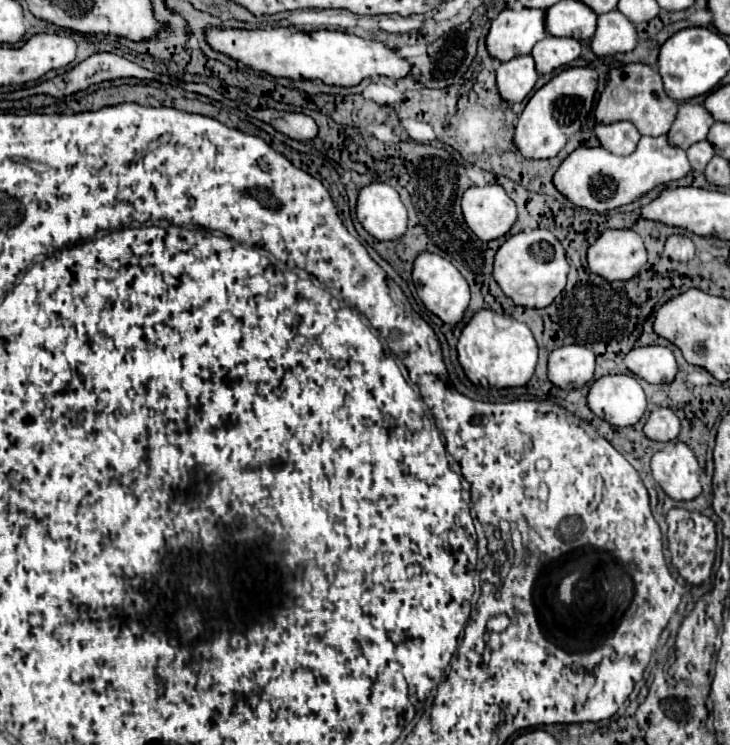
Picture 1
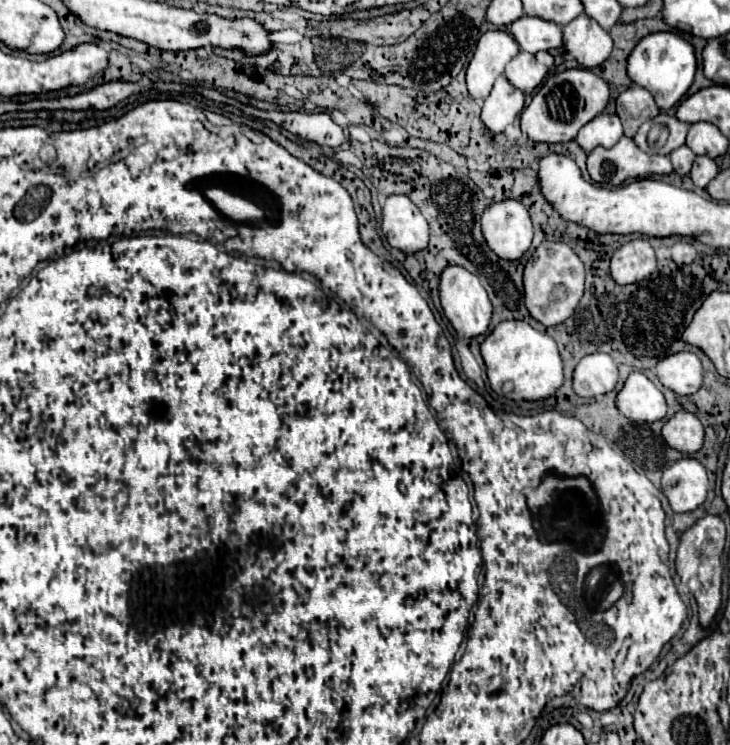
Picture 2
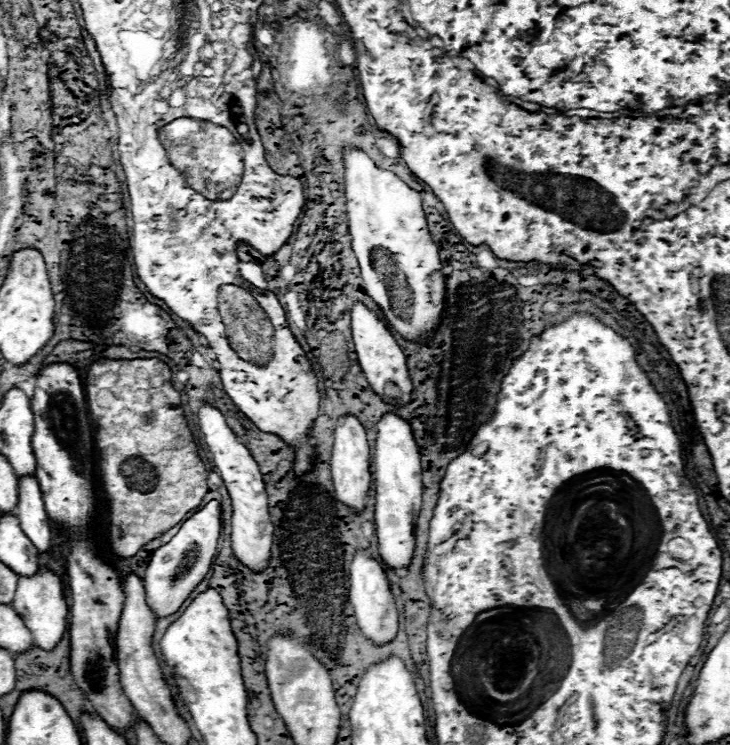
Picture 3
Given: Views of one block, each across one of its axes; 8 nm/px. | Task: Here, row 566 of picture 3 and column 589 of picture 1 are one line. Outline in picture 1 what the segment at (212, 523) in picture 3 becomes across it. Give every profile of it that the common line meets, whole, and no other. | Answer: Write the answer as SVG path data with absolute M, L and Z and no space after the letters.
M642 136L638 148L628 156L616 156L598 148L576 148L556 170L554 186L574 204L596 212L634 202L638 196L670 180L680 180L690 172L688 156L682 148L670 146L666 136Z

